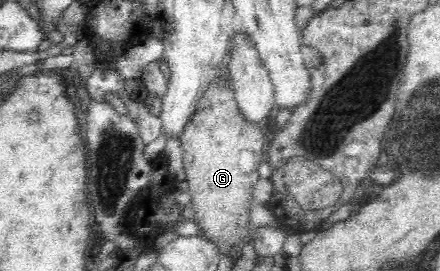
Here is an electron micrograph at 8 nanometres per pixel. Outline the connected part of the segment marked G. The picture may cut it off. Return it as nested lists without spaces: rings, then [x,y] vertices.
[[[223,75],[210,81],[198,98],[197,109],[180,133],[181,152],[183,152],[186,181],[191,196],[191,209],[195,212],[194,222],[199,226],[203,237],[215,242],[221,255],[230,250],[235,242],[240,242],[245,230],[249,229],[253,185],[260,178],[257,168],[262,162],[262,152],[266,148],[265,124],[251,122],[239,110],[232,85]]]

